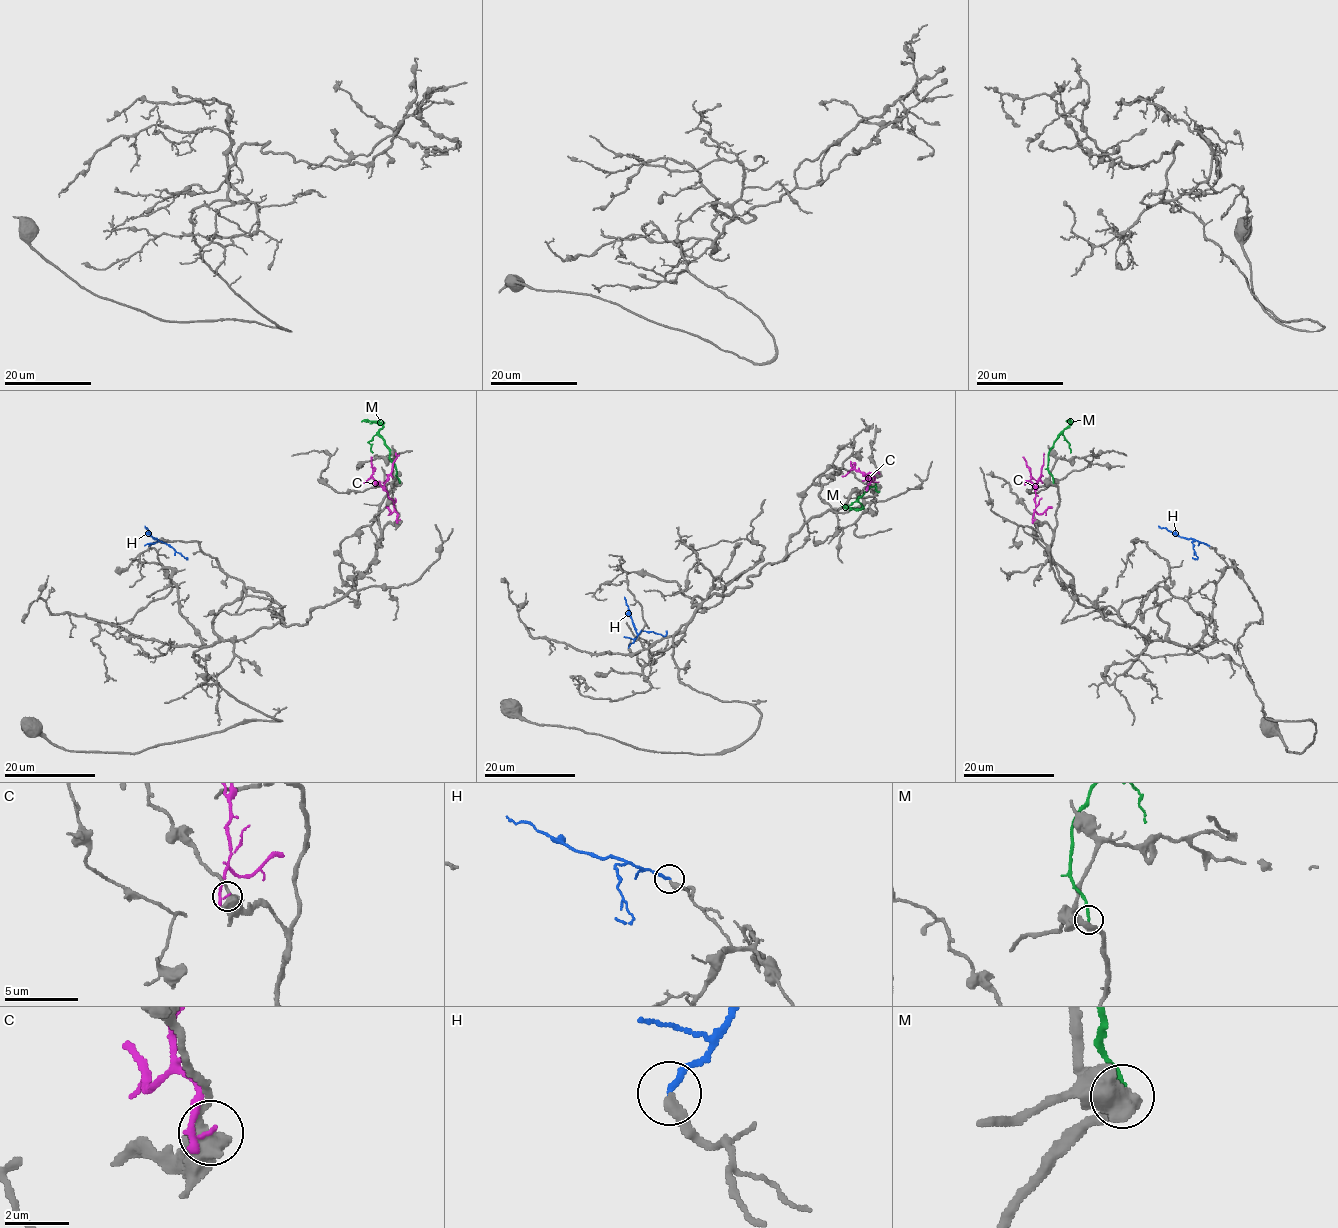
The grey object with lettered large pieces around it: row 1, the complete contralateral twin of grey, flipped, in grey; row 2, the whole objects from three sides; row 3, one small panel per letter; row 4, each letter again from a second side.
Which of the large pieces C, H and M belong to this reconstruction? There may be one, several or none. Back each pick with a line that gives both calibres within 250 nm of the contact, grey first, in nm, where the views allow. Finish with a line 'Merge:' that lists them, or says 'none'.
Merge: none

